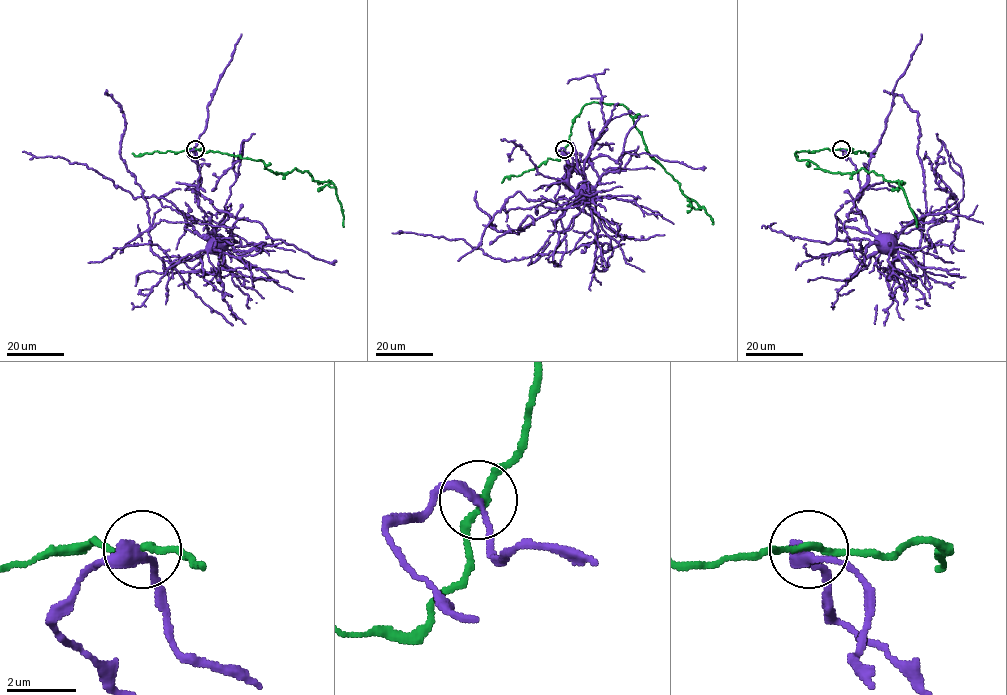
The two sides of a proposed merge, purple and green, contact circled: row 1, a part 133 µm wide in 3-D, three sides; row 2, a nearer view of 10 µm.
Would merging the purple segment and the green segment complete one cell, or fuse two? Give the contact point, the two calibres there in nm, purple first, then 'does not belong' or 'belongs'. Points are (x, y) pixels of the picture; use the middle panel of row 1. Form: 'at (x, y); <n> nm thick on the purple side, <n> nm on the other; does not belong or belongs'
at (564, 149); 280 nm thick on the purple side, 190 nm on the other; does not belong

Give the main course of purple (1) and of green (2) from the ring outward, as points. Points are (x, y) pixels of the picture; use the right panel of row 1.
1: (841, 149), (858, 171), (861, 191), (855, 206), (871, 233), (882, 243)
2: (841, 149), (794, 153), (797, 159), (831, 173), (863, 168), (898, 181), (917, 226)

